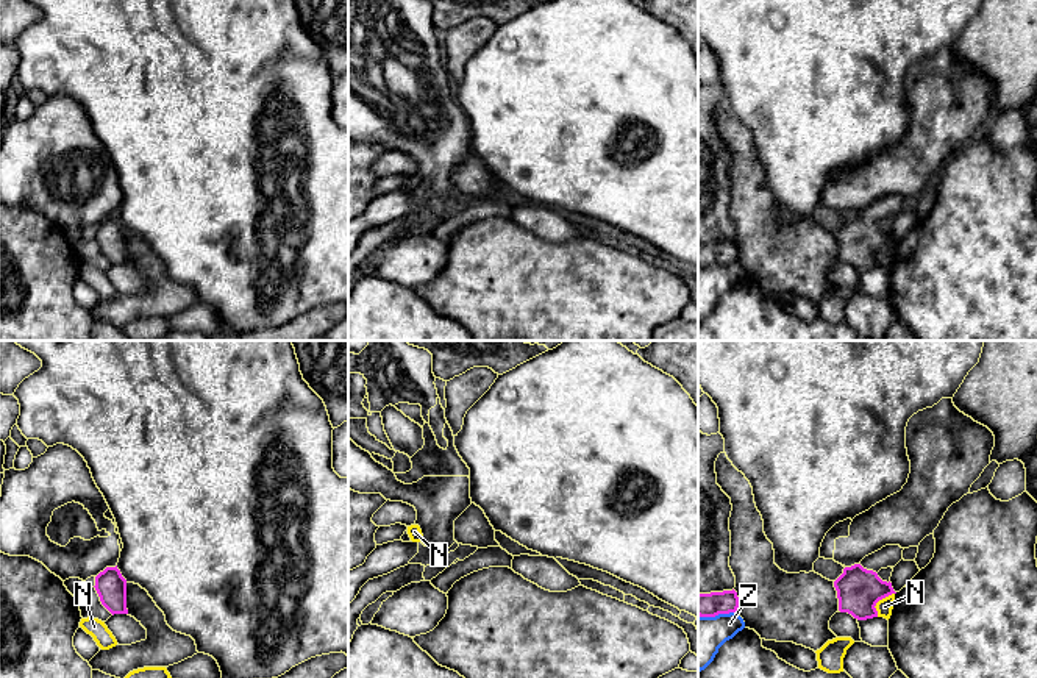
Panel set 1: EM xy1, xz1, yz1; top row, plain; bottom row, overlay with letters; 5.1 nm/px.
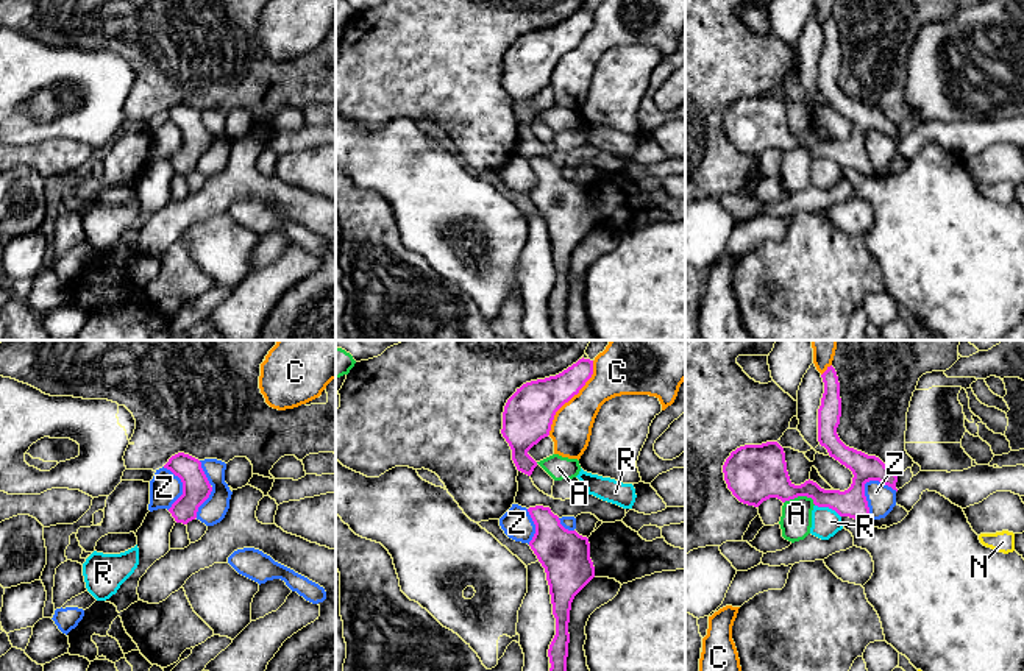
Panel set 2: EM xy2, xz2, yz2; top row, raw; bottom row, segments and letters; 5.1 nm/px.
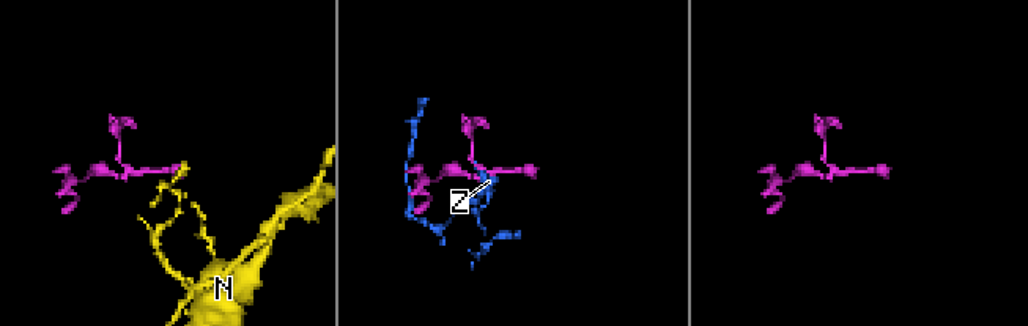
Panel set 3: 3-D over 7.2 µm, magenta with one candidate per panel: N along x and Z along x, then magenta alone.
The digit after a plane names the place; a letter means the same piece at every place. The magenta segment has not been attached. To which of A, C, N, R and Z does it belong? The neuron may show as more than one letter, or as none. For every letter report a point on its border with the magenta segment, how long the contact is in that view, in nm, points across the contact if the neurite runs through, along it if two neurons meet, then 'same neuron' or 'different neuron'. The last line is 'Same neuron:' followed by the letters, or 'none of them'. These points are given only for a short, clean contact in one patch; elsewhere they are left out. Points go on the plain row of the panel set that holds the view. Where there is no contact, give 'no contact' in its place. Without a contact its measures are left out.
A: meets magenta in yz2 at (801, 145); contact 170 nm long; border along yz2 (784, 153), (798, 147), (809, 147), (815, 155); different neuron
C: meets magenta in xz2 at (572, 47); contact 440 nm long; different neuron
N: meets magenta in yz1 at (878, 250); contact 160 nm long; border along yz1 (894, 242), (876, 253), (876, 266); different neuron
R: meets magenta in yz2 at (828, 156); contact 150 nm long; border along yz2 (815, 155), (831, 158), (840, 167); different neuron
Z: meets magenta in yz2 at (864, 145); contact 220 nm long; different neuron
Same neuron: none of them

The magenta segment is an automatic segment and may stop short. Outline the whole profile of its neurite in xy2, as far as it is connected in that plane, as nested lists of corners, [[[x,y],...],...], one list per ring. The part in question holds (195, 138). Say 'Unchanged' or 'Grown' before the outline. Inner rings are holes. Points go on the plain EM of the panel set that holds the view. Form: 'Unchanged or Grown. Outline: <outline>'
Unchanged. Outline: [[[178,103],[169,109],[164,119],[170,120],[183,133],[183,145],[169,162],[176,173],[187,175],[197,169],[198,158],[209,148],[212,137],[201,119],[201,112],[189,105]]]

